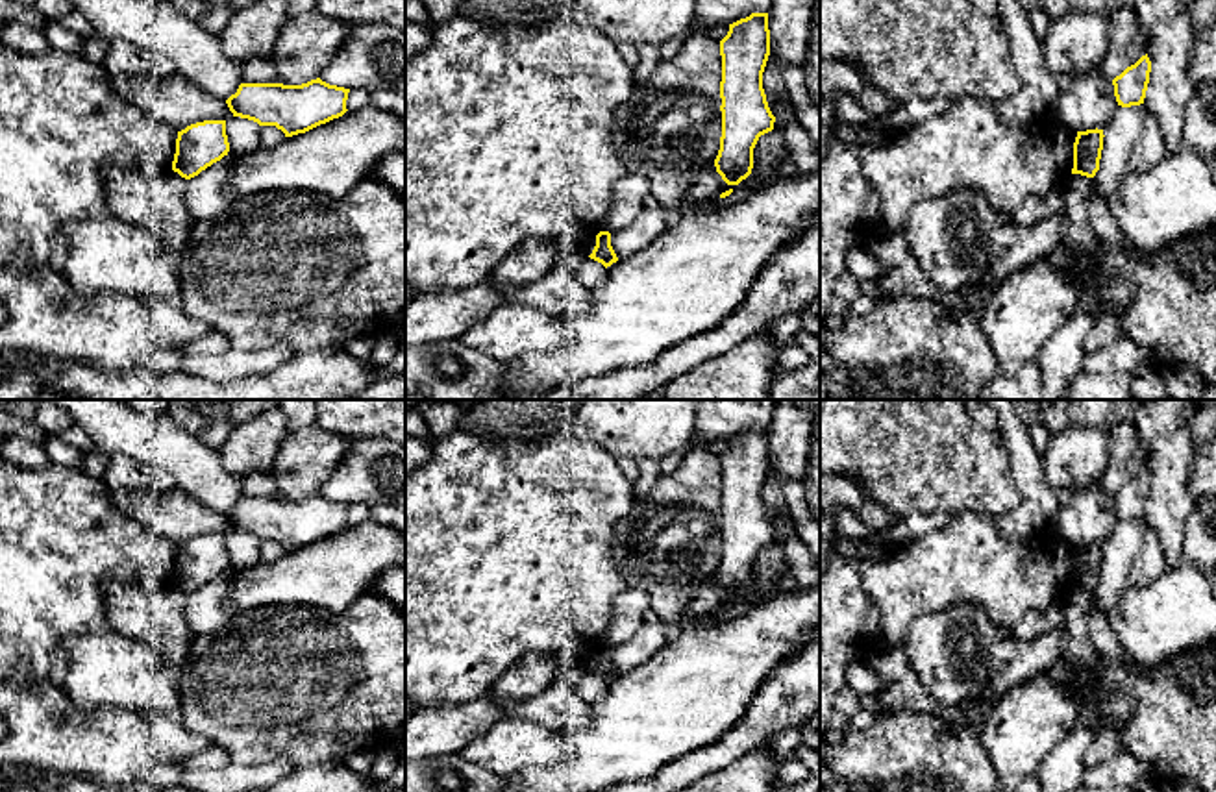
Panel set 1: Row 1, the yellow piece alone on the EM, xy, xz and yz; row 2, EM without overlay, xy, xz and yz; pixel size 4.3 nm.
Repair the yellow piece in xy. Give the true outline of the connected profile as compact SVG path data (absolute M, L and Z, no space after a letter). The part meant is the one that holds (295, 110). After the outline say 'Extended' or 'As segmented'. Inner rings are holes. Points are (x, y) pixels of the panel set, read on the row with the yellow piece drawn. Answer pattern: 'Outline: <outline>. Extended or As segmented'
Outline: M320 78L302 85L241 83L226 104L233 117L259 126L276 126L292 137L342 117L350 89L329 85Z. As segmented

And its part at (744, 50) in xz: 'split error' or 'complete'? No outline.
complete

